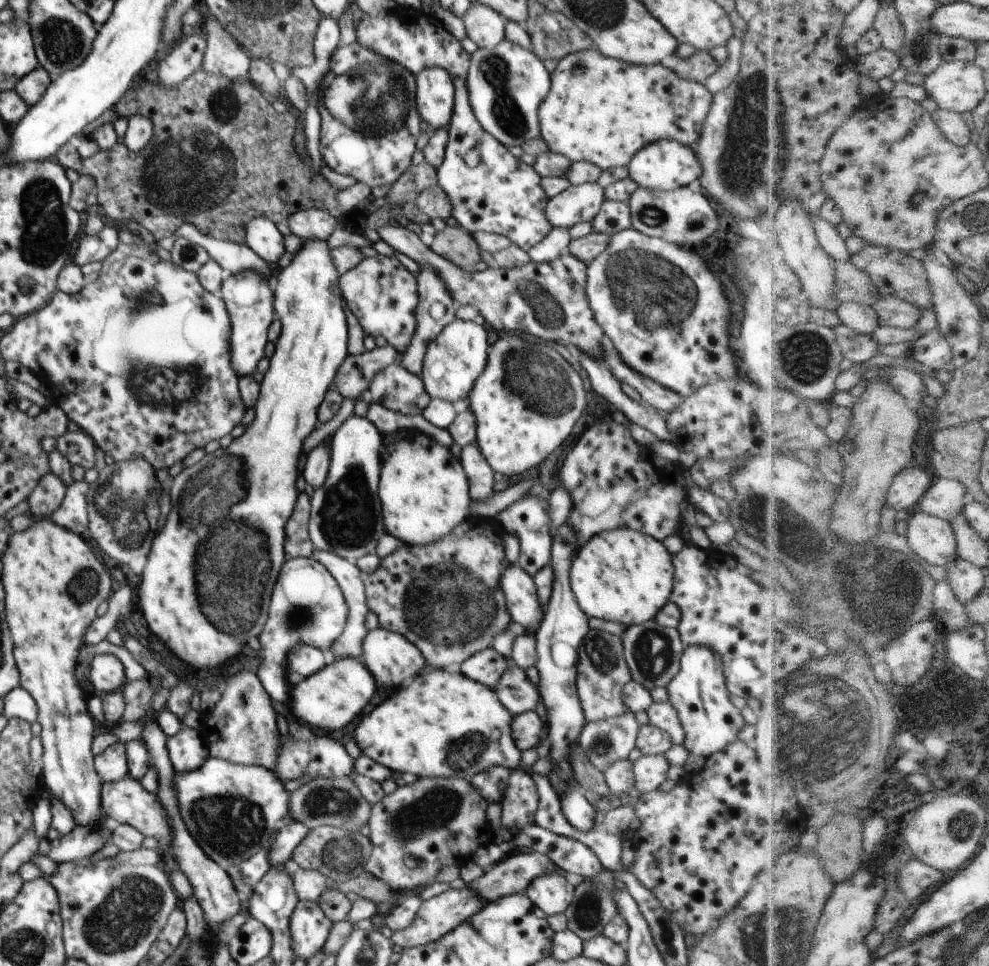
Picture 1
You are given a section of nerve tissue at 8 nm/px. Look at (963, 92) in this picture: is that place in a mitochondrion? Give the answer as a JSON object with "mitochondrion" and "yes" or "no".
{"mitochondrion":"no"}

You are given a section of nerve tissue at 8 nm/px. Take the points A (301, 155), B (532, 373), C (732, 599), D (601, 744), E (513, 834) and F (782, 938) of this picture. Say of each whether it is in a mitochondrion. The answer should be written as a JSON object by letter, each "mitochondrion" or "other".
{"A":"other","B":"mitochondrion","C":"other","D":"mitochondrion","E":"other","F":"mitochondrion"}

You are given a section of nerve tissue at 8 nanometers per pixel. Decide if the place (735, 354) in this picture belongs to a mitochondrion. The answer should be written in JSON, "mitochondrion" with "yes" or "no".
{"mitochondrion":"no"}

